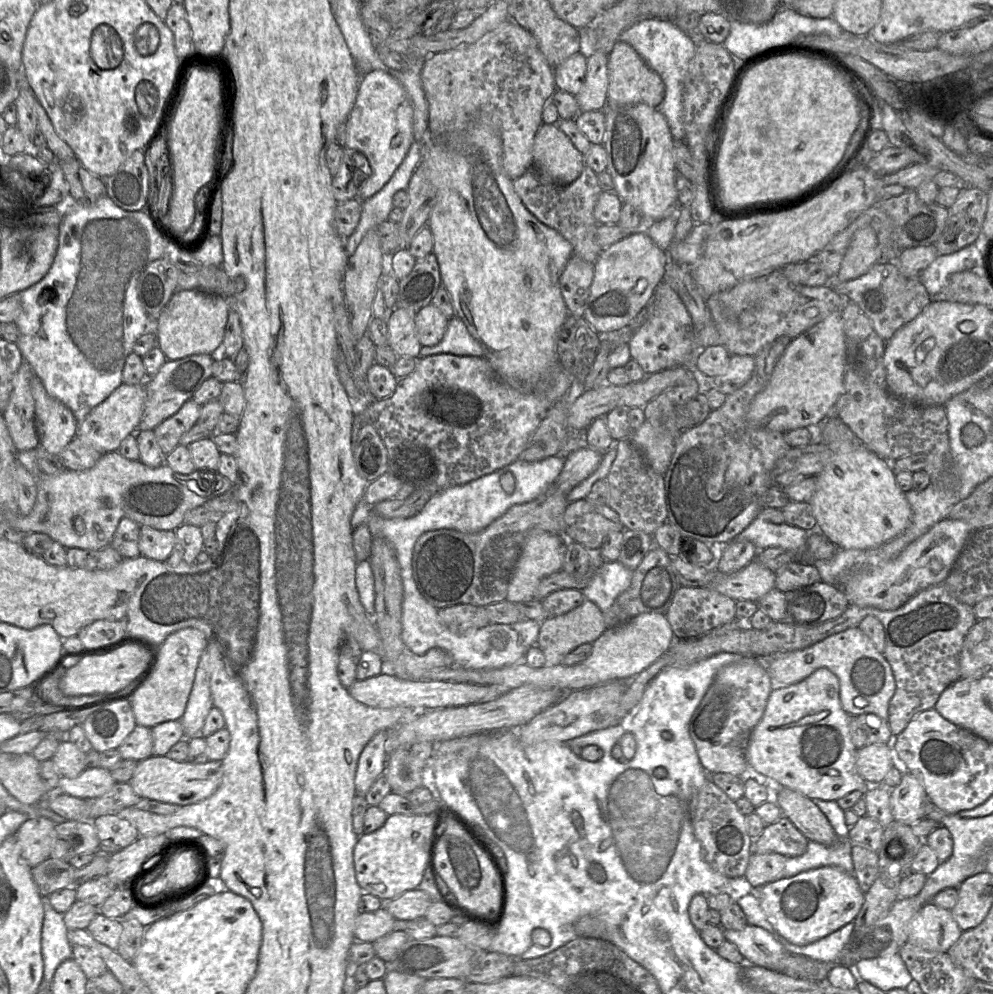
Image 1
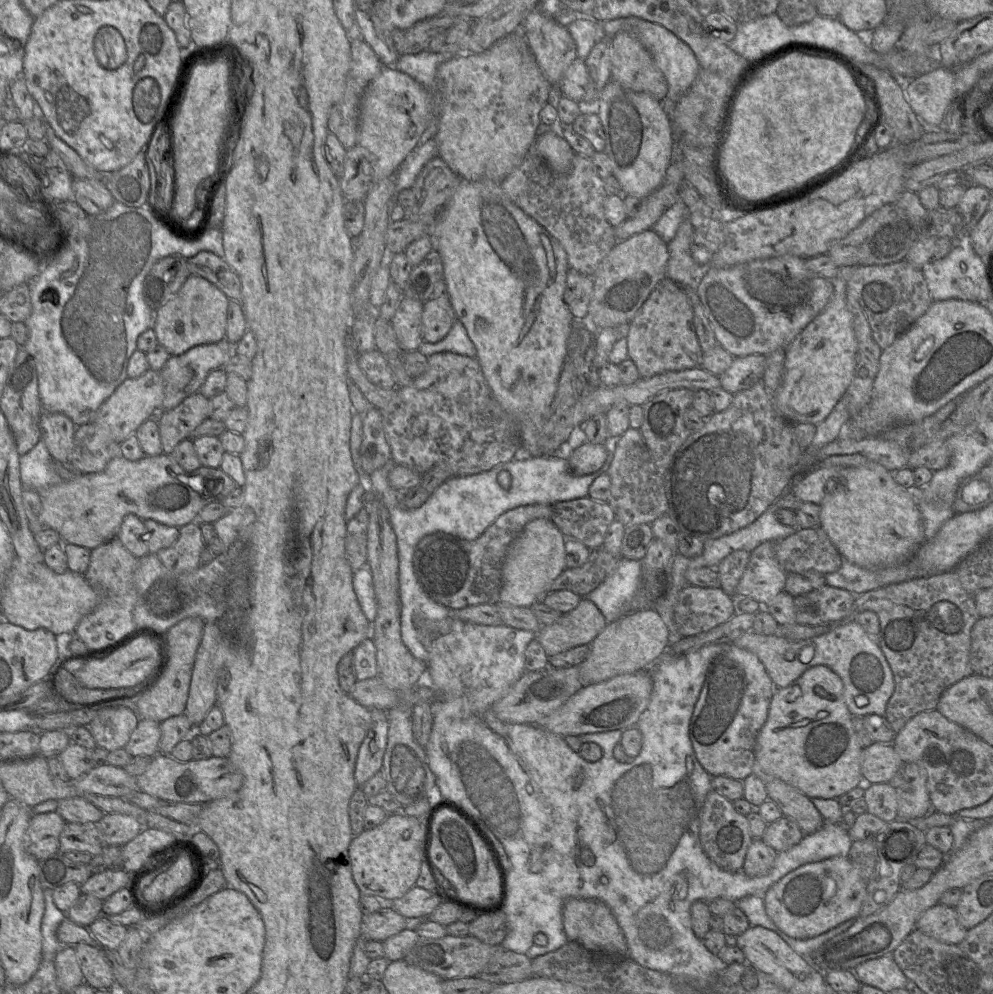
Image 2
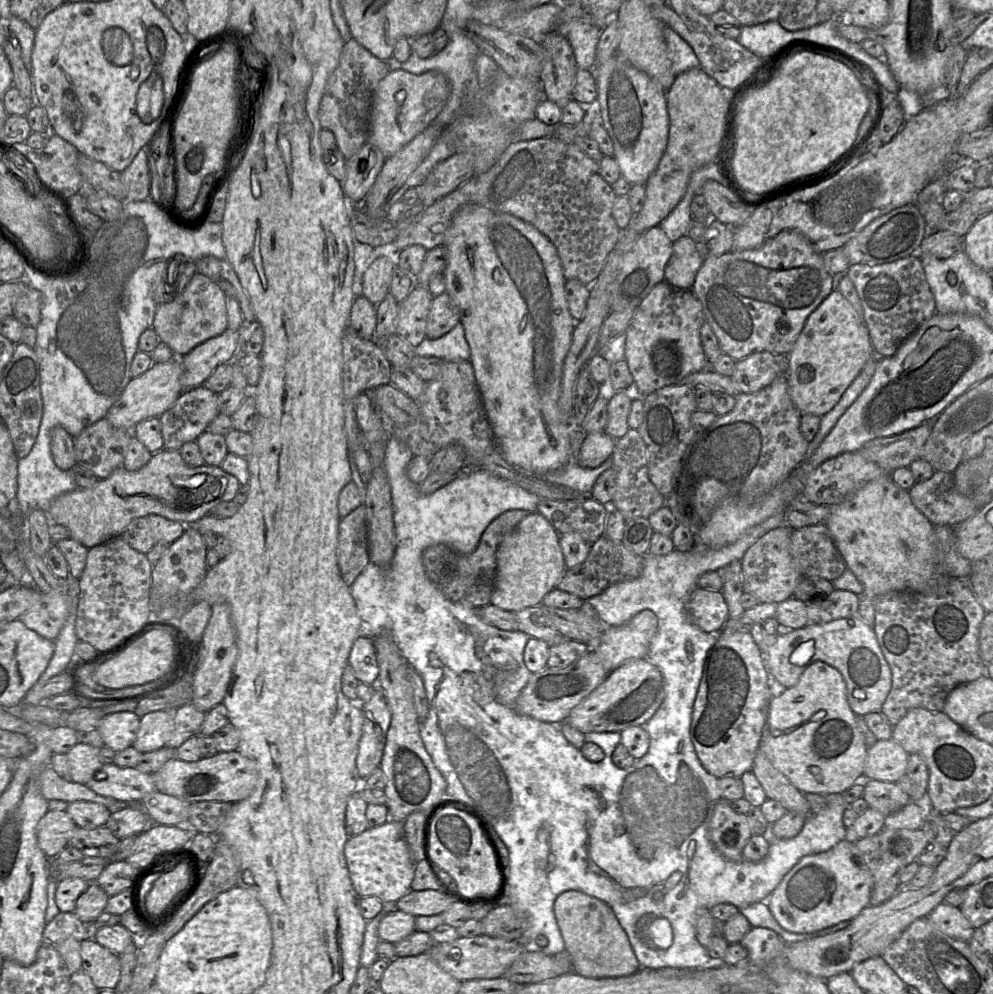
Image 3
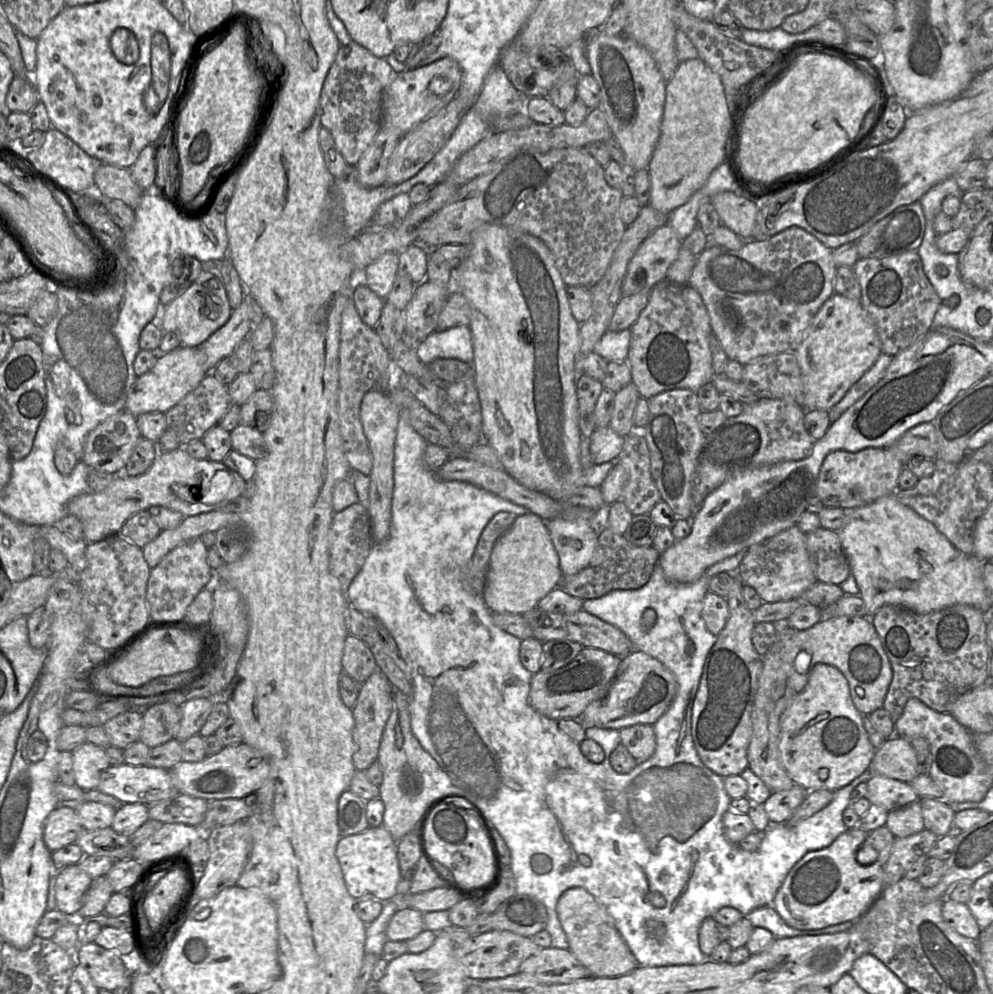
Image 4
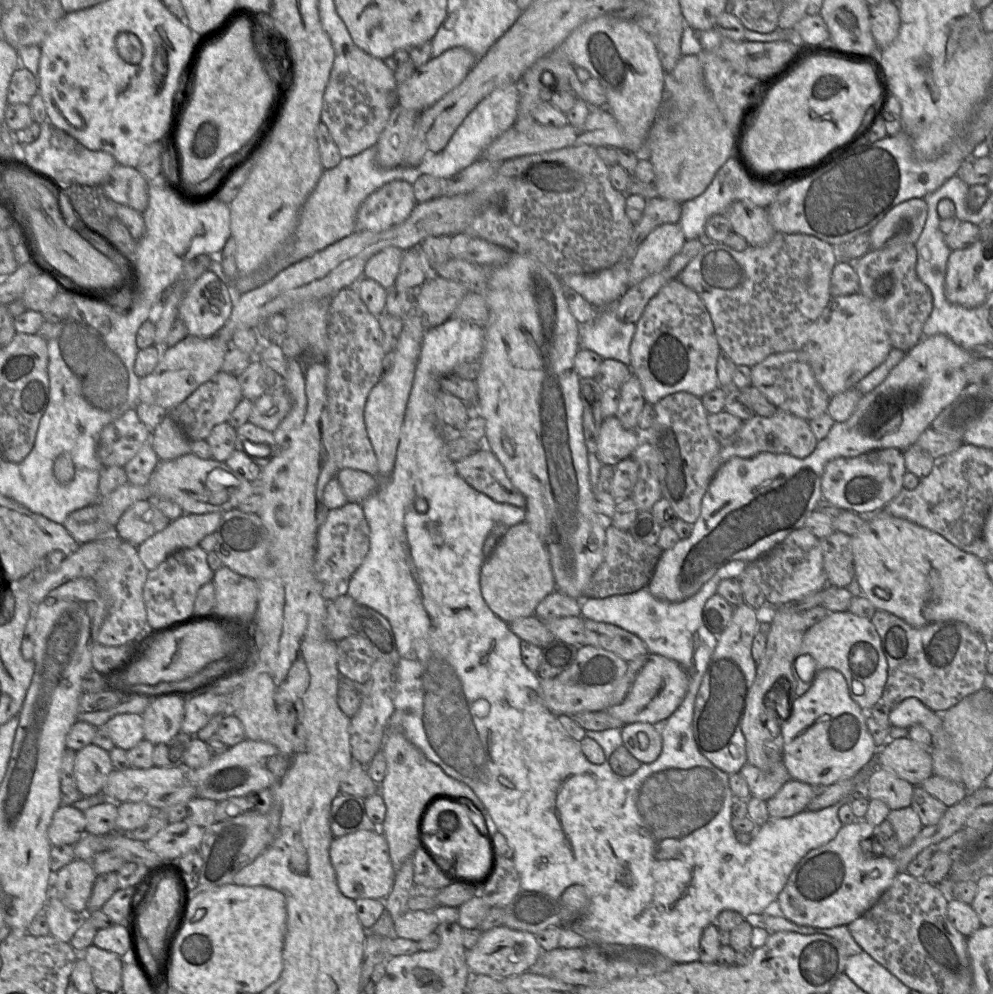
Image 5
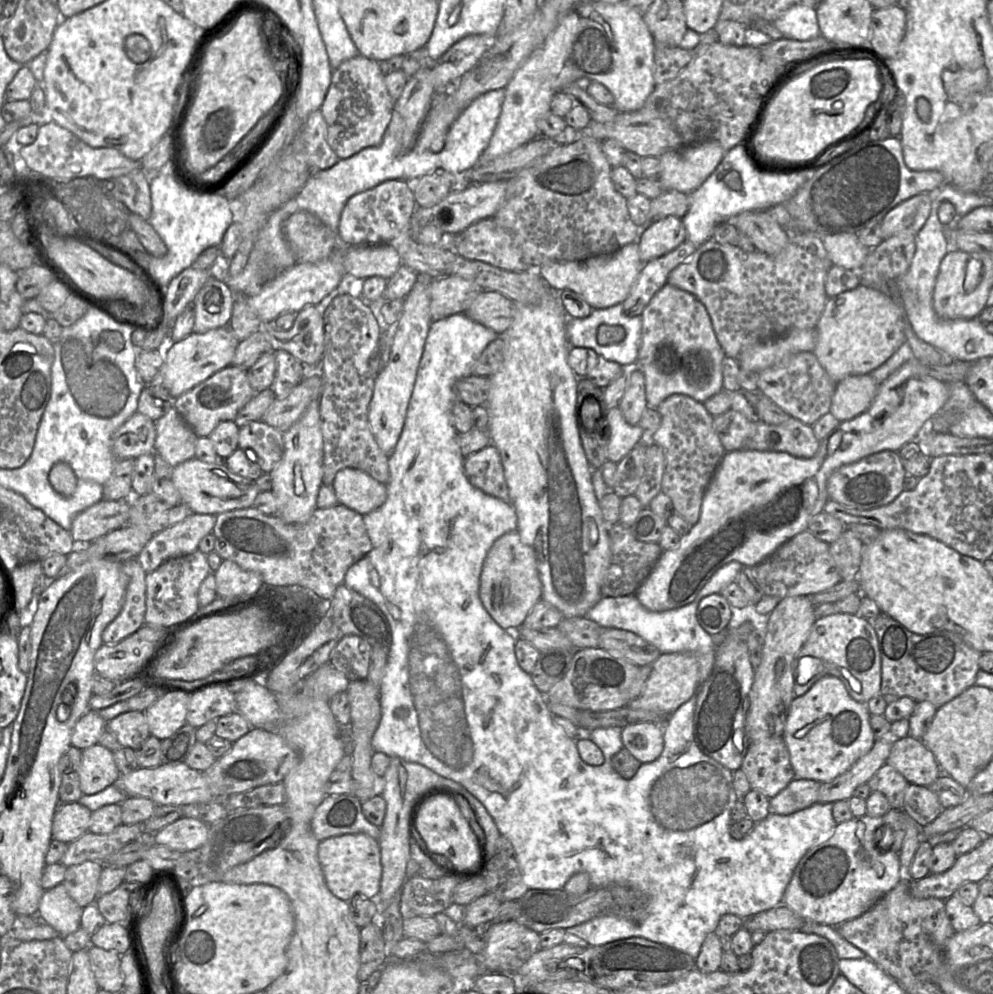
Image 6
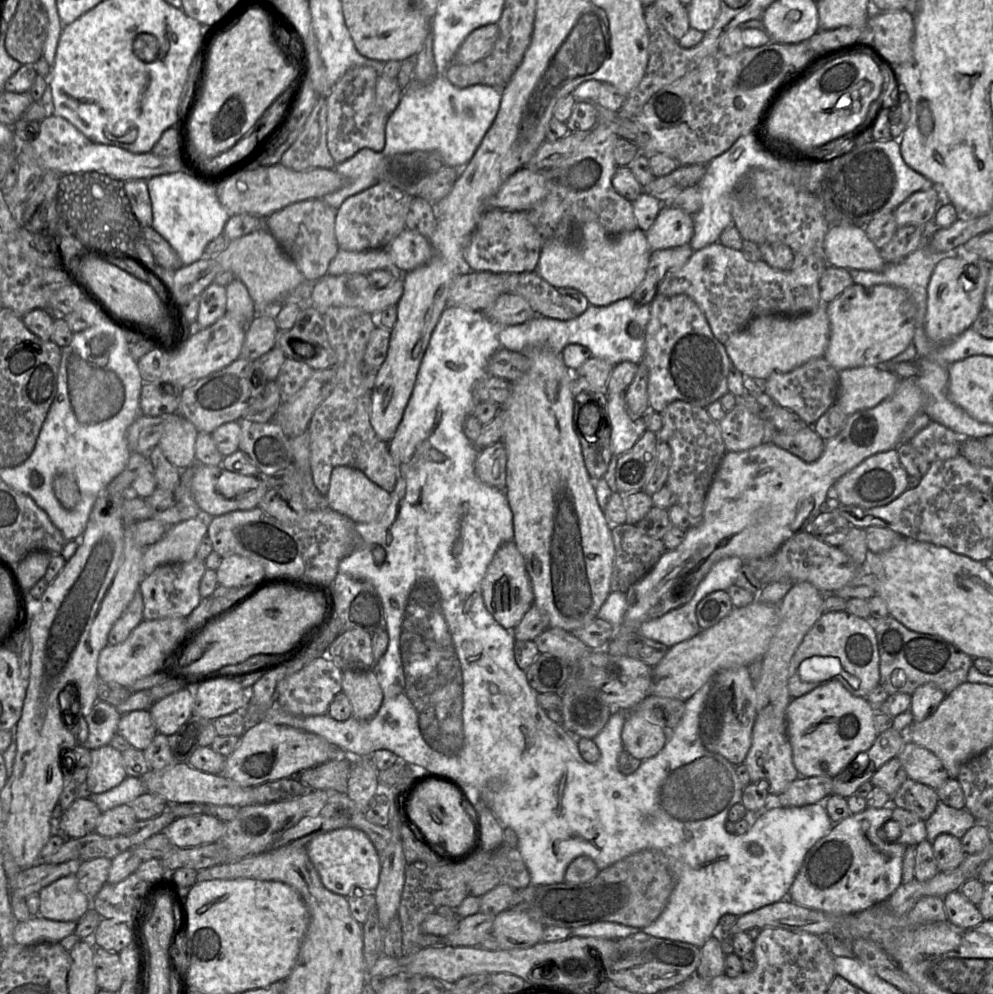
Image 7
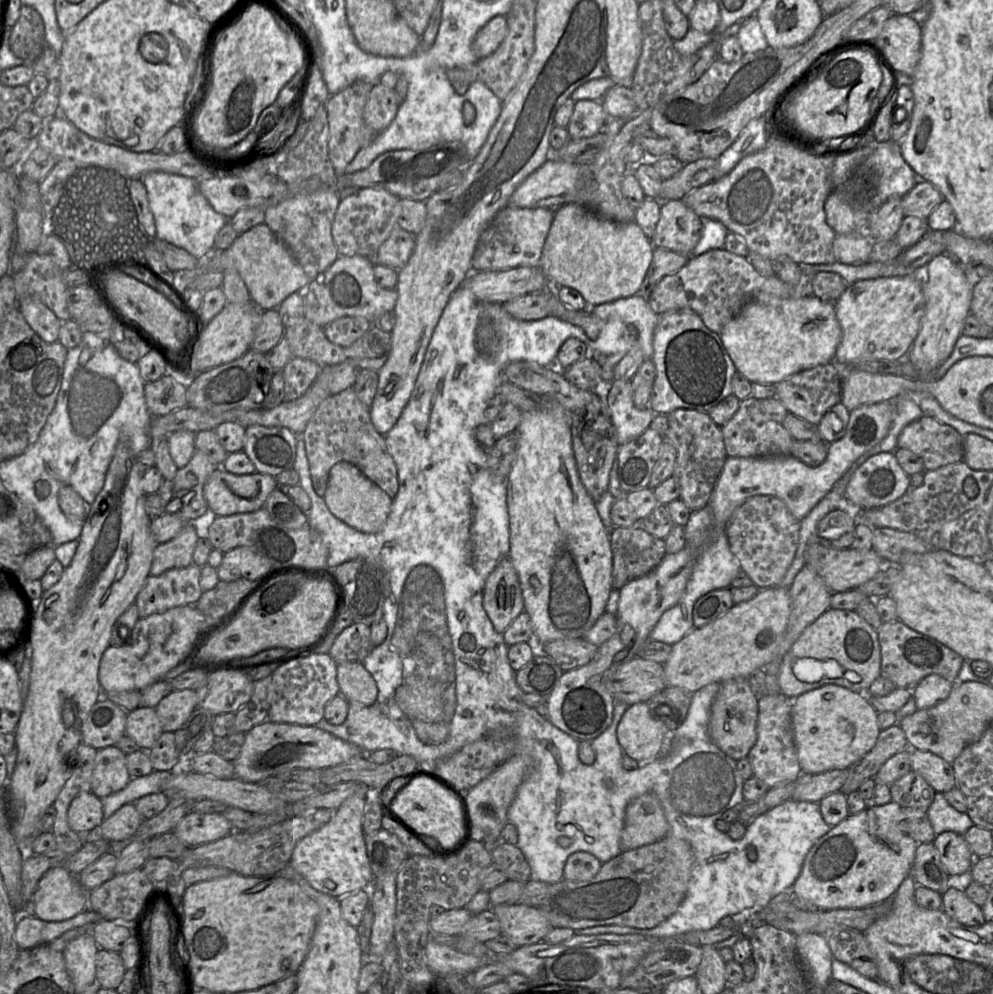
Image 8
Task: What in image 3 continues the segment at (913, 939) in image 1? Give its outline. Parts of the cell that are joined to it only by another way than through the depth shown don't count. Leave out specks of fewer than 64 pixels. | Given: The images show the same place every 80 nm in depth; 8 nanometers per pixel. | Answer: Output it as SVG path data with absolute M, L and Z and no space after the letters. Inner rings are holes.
M945 902L939 904L928 915L928 919L938 930L961 941L968 942L975 930L959 907Z

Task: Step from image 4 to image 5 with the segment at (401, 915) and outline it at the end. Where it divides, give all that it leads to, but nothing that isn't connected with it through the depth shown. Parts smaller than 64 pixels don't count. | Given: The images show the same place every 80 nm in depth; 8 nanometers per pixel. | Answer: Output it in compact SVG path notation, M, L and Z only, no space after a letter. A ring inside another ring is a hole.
M409 911L394 921L394 928L398 938L419 942L436 931L439 925L433 911Z

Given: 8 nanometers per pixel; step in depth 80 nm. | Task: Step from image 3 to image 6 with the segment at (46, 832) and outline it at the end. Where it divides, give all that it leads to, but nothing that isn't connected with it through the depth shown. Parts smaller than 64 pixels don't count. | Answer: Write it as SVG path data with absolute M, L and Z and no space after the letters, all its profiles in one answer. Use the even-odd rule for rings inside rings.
M79 802L59 805L52 823L52 839L70 843L89 831L92 811Z

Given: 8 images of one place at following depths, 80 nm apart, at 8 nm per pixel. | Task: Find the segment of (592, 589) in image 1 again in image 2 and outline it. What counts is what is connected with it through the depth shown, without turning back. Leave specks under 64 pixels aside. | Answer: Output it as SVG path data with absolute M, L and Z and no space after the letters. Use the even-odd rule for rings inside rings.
M620 558L616 570L586 598L601 611L608 623L630 612L630 603L641 584L641 561Z

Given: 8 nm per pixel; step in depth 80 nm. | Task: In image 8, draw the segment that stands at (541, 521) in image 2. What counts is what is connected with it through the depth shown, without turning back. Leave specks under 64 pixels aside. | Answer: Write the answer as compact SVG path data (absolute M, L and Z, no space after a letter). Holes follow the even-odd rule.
M508 556L498 563L486 580L483 607L500 634L524 611L519 577Z

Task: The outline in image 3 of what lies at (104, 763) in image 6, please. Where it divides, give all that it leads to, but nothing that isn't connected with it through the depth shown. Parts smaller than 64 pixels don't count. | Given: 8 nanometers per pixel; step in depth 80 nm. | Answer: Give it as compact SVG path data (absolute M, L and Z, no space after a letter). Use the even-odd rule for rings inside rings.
M77 743L67 753L72 781L86 784L102 767L100 748Z

